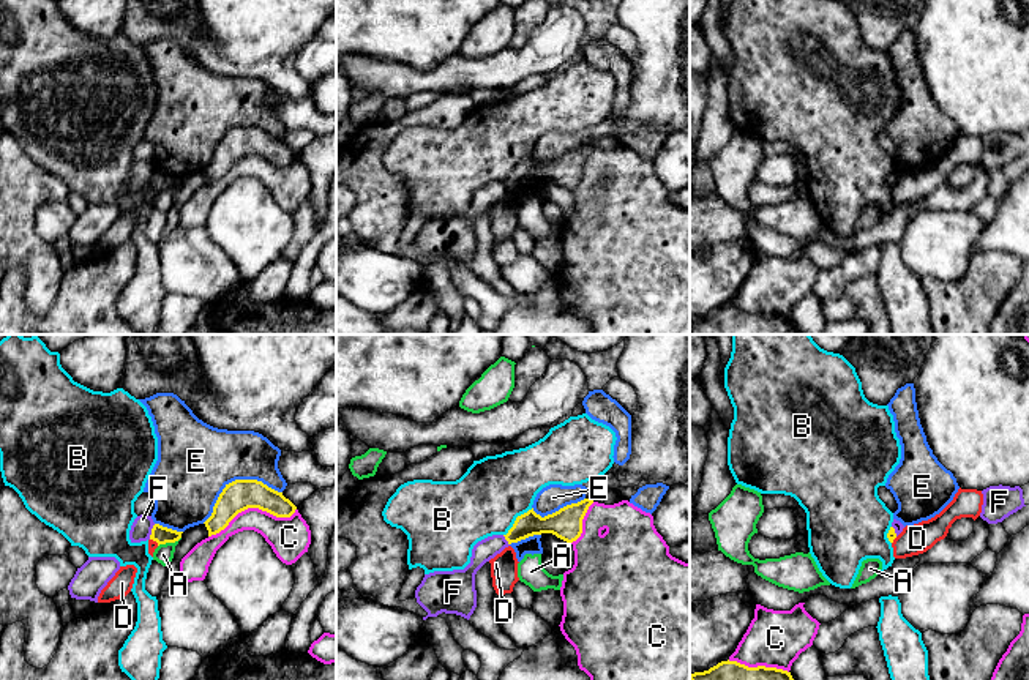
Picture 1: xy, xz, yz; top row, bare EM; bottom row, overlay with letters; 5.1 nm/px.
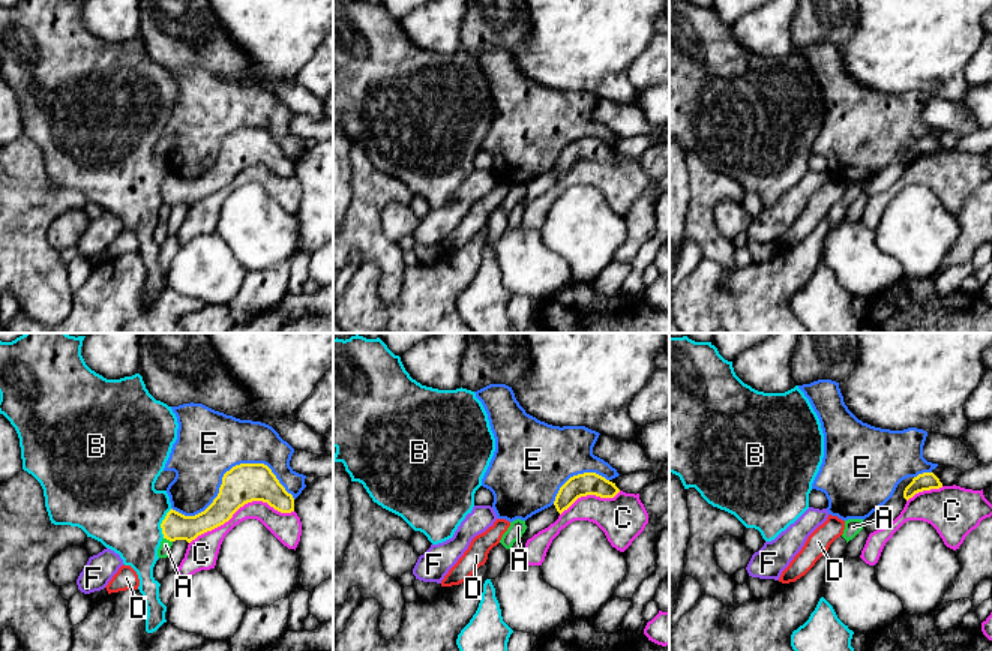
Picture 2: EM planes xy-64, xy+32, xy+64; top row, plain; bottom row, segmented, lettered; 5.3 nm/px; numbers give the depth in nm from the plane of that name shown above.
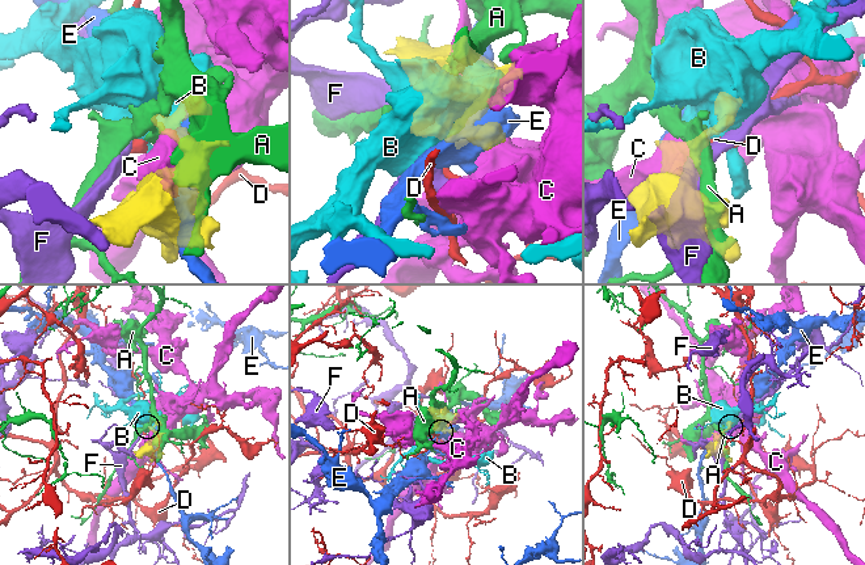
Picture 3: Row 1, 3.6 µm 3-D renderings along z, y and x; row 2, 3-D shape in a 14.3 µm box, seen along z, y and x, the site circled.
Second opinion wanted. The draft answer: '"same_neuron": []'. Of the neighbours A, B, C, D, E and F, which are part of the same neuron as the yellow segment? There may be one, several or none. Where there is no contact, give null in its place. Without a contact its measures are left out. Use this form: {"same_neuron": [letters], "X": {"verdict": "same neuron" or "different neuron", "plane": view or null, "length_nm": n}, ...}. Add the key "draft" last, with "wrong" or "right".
{"same_neuron": [], "A": {"verdict": "different neuron", "plane": "xy", "length_nm": 130}, "B": {"verdict": "different neuron", "plane": "xz", "length_nm": 200}, "C": {"verdict": "different neuron", "plane": "xy", "length_nm": 480}, "D": {"verdict": "different neuron", "plane": "xy", "length_nm": 60}, "E": {"verdict": "different neuron", "plane": "xy", "length_nm": 440}, "F": {"verdict": "different neuron", "plane": "xy", "length_nm": 90}, "draft": "right"}

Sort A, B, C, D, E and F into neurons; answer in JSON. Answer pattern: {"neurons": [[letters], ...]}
{"neurons": [["A"], ["B"], ["C"], ["D"], ["E"], ["F"]]}

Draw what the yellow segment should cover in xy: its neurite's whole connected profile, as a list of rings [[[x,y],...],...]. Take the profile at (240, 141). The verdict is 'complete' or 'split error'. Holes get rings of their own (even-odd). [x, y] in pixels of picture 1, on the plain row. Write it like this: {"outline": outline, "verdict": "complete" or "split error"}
{"outline": [[[235,126],[219,140],[211,163],[204,169],[208,183],[224,177],[229,169],[248,155],[259,155],[276,164],[290,164],[297,153],[262,128],[257,126]]], "verdict": "complete"}

